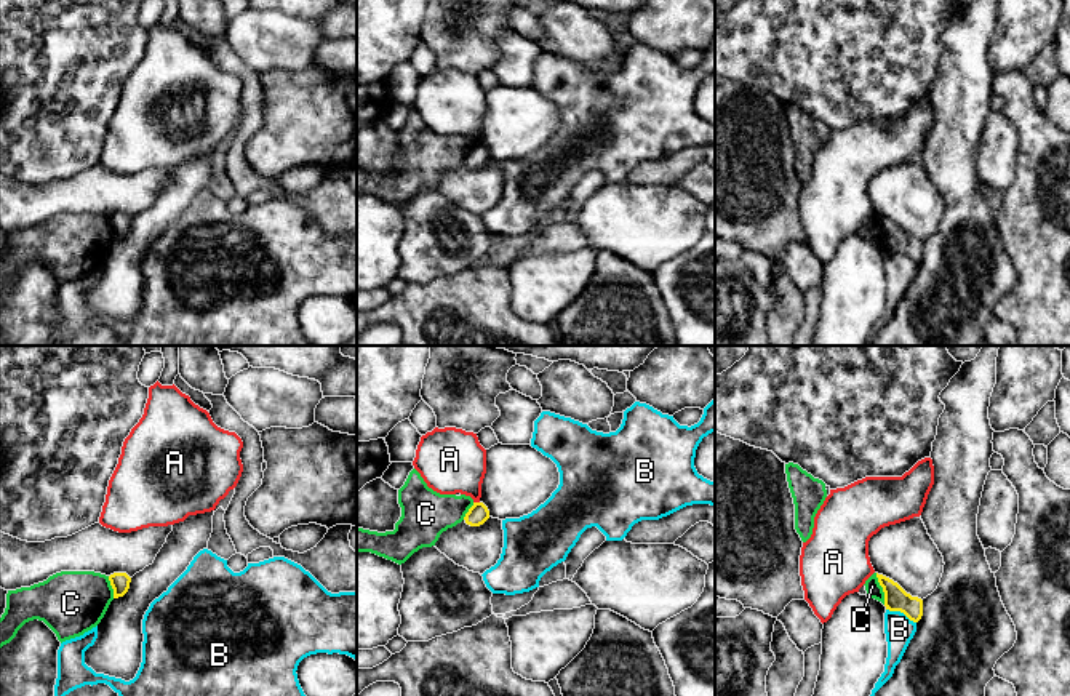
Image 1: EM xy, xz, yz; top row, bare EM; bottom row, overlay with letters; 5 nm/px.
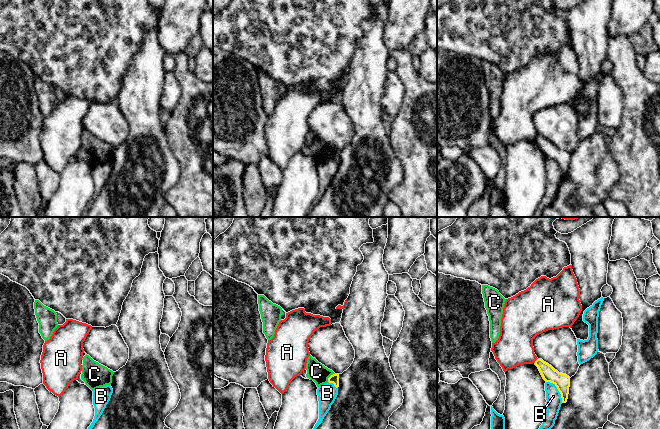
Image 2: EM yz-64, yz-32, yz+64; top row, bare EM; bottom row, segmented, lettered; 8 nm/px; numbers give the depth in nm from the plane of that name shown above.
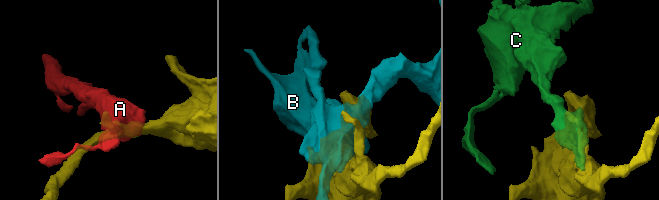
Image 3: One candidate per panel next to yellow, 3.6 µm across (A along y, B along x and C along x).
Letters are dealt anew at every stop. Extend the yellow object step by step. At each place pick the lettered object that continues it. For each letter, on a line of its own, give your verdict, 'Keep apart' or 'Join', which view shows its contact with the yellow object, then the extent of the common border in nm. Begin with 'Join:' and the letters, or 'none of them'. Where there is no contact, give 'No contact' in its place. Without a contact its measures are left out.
Join: none of them
A: Keep apart. Touches yellow in xz. Shared border 30 nm
B: Keep apart. Touches yellow in yz. Shared border 170 nm
C: Keep apart. Touches yellow in yz. Shared border 170 nm

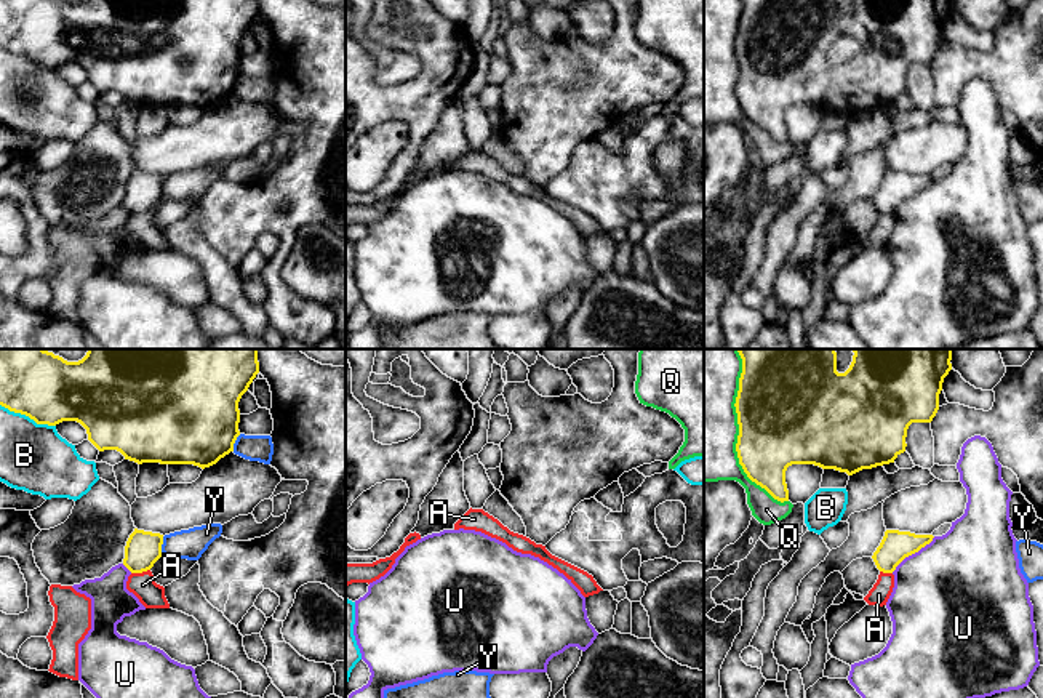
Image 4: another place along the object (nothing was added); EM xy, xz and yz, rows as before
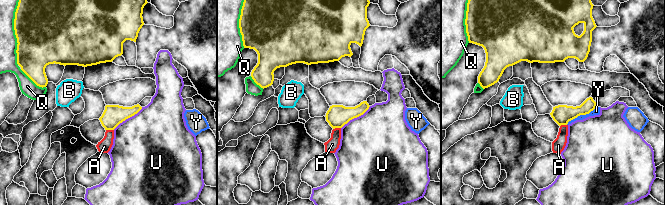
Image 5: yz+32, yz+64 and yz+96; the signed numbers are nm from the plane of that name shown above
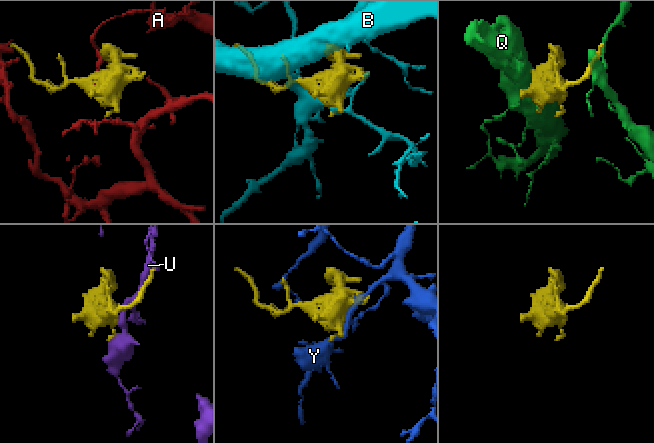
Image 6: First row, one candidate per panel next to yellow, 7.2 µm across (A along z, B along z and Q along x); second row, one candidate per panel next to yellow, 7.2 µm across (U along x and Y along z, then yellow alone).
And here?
Join: none of them
A: Keep apart. Touches yellow in xy. Shared border 100 nm
B: Keep apart. Touches yellow in xy. Shared border 300 nm
Q: Keep apart. Touches yellow in yz. Shared border 800 nm
U: Keep apart. Touches yellow in yz. Shared border 280 nm
Y: Keep apart. Touches yellow in xy. Shared border 100 nm

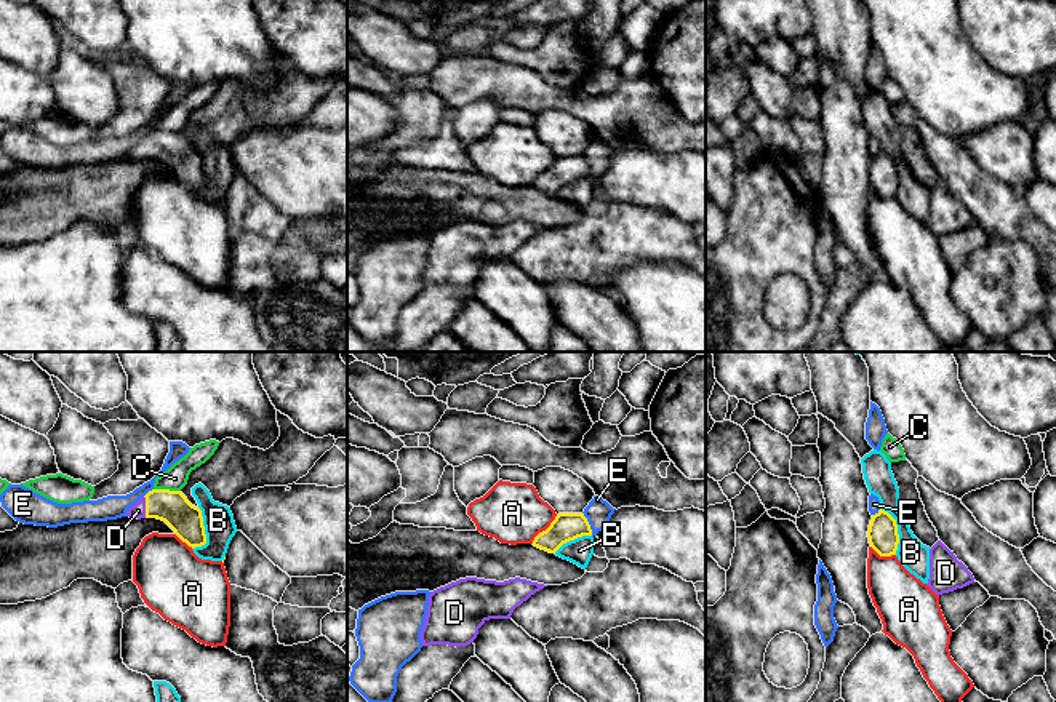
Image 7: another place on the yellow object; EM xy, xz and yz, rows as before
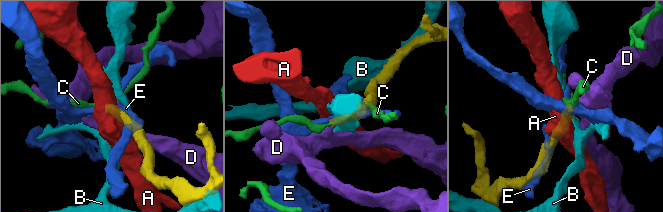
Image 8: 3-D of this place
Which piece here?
Join: D
A: Keep apart. Touches yellow in xz. Shared border 190 nm
B: Keep apart. Touches yellow in xy. Shared border 220 nm
C: Keep apart. Touches yellow in xy. Shared border 140 nm
D: Join. Touches yellow in xy. Shared border 110 nm
E: Keep apart. Touches yellow in xz. Shared border 130 nm

